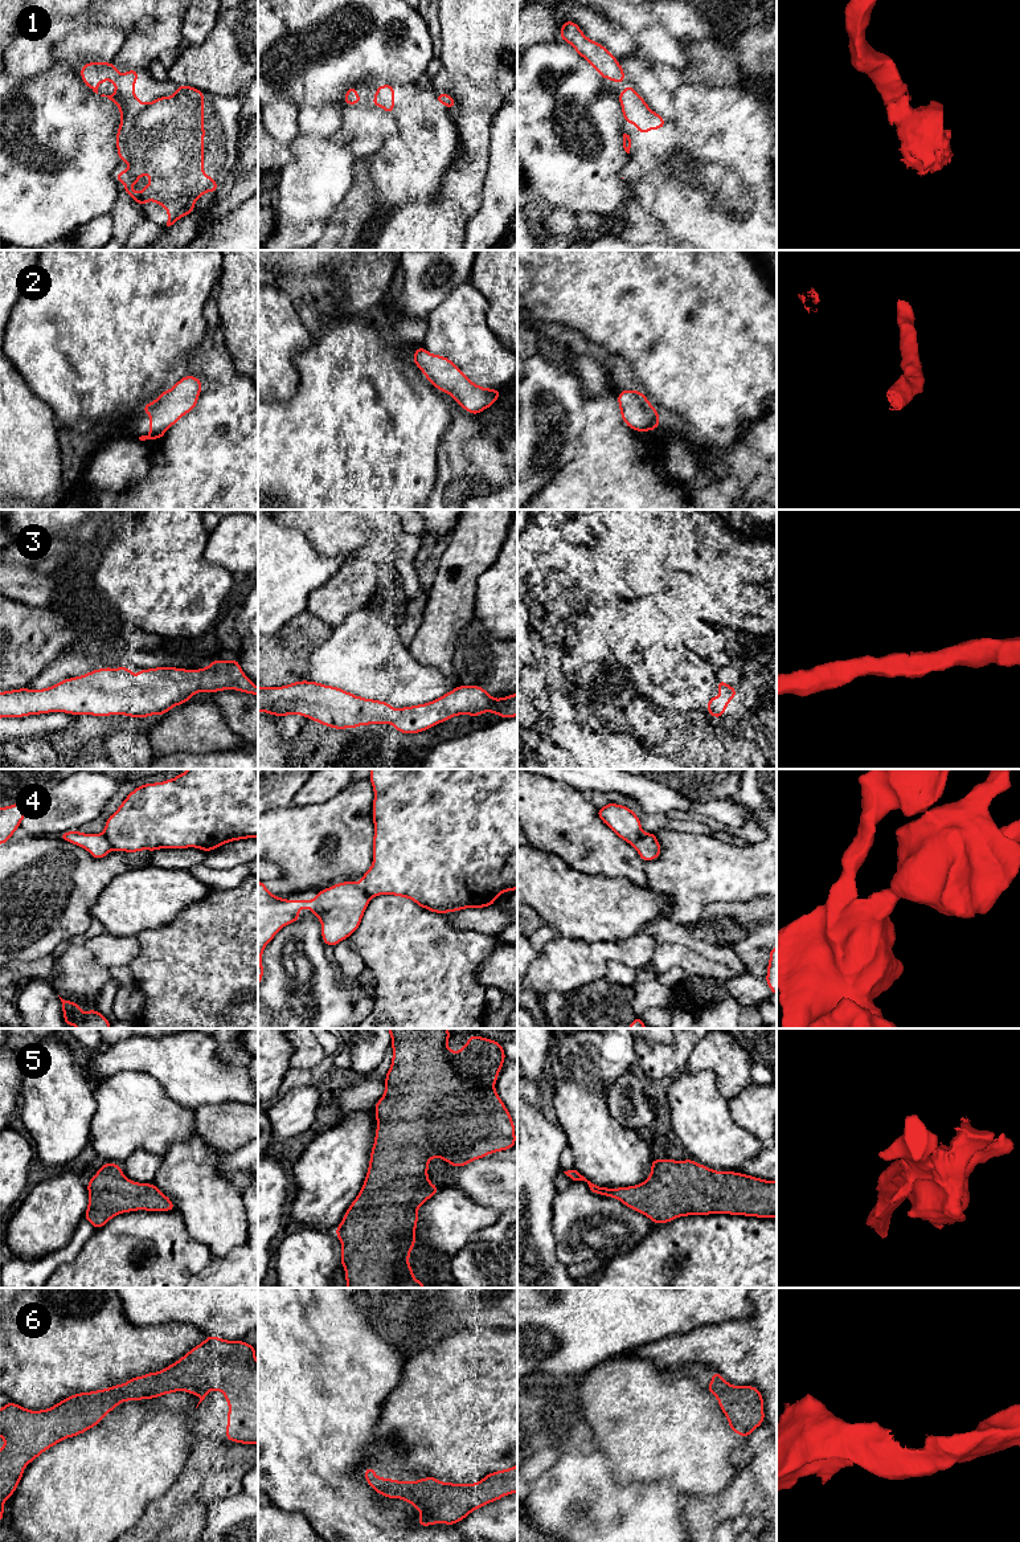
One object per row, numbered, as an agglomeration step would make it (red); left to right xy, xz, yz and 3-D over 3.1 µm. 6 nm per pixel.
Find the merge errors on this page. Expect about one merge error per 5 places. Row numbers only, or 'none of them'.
4

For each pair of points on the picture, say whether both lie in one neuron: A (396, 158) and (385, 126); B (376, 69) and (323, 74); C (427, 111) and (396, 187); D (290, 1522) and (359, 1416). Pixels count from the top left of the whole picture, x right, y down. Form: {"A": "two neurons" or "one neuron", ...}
{"A": "two neurons", "B": "one neuron", "C": "one neuron", "D": "two neurons"}

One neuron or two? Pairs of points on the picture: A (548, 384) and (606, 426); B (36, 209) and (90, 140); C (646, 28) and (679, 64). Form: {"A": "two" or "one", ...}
{"A": "two", "B": "one", "C": "one"}

